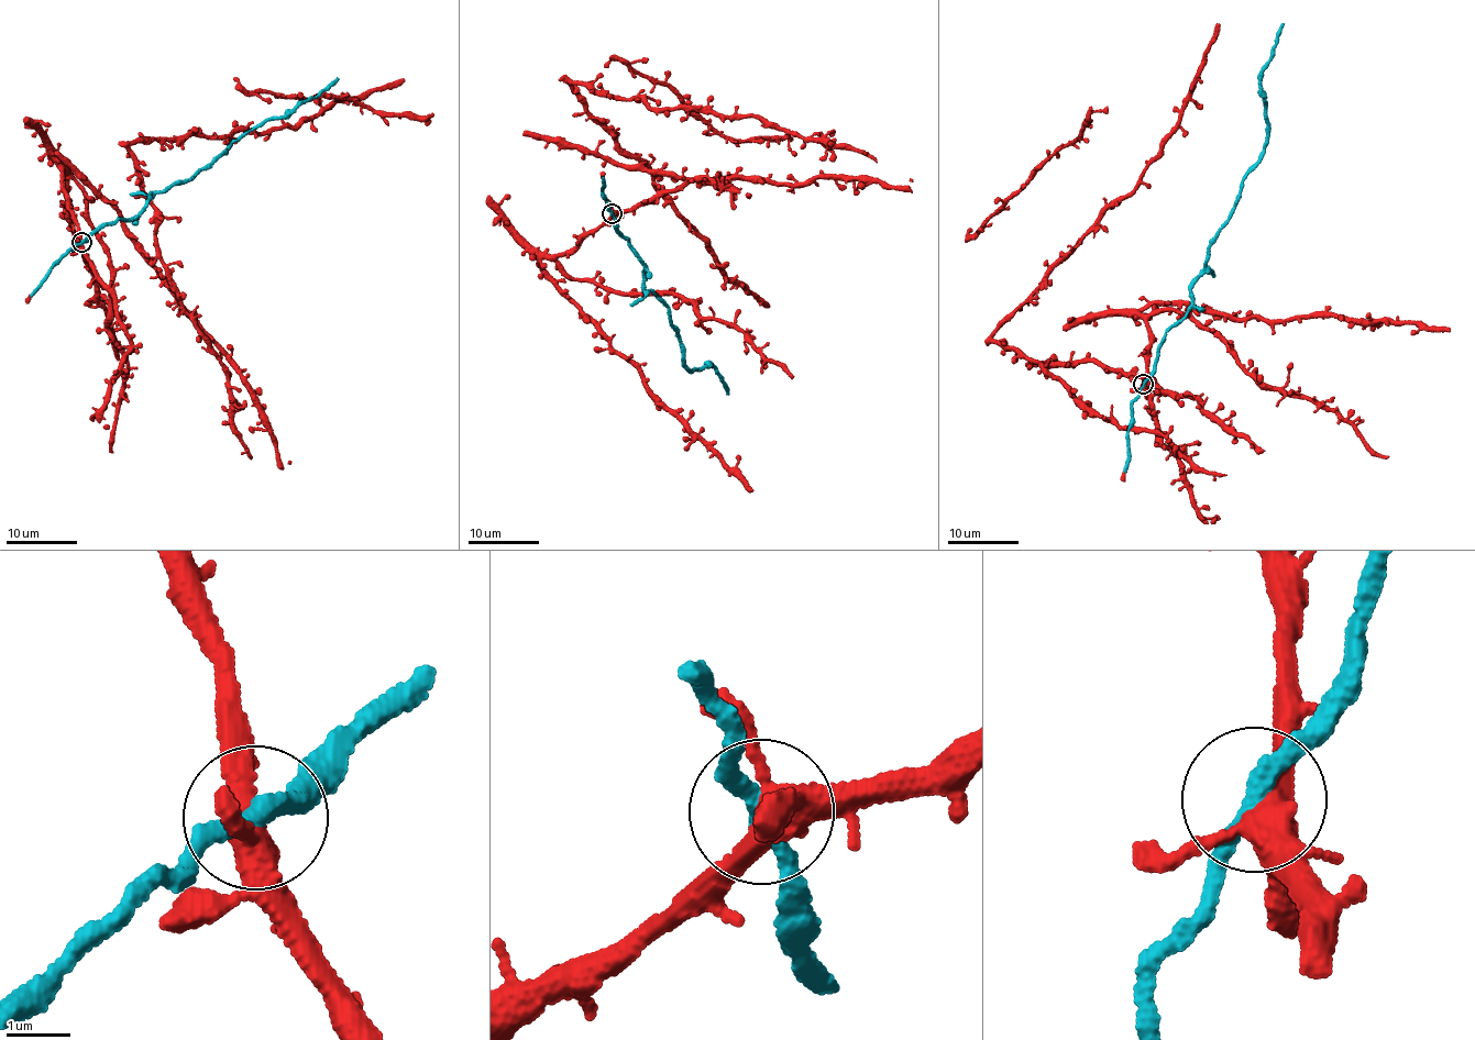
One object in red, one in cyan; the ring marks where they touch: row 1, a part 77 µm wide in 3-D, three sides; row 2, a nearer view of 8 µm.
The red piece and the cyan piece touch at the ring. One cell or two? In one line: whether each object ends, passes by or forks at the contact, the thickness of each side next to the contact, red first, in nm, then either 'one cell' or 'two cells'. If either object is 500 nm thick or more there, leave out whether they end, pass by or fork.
red forks there; cyan passes by; 360 nm thick on the red side, 280 nm on the other; one cell

